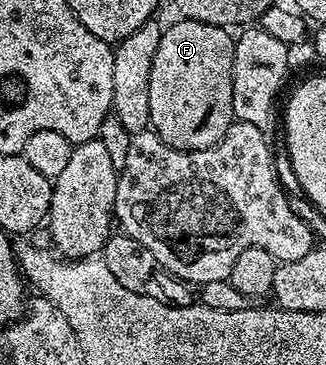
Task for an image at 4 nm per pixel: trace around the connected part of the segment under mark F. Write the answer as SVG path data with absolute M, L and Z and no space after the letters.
M179 19L176 25L166 26L161 35L161 43L157 43L157 55L153 55L153 71L149 71L149 115L151 116L150 128L163 142L174 149L187 149L191 153L193 151L201 151L213 147L227 134L227 129L232 123L231 112L233 111L233 51L235 50L235 42L232 34L222 25L210 25L209 23L201 23L200 21L188 21Z

